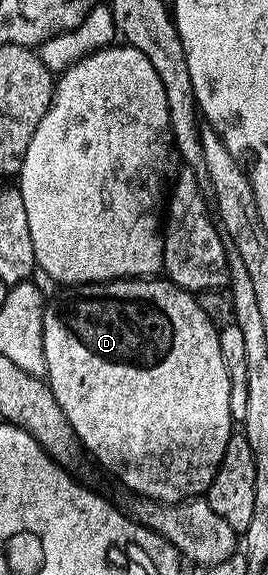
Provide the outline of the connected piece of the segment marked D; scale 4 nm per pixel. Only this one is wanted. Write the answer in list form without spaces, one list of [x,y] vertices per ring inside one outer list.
[[[164,277],[114,279],[106,283],[69,286],[47,300],[42,317],[42,349],[46,353],[47,385],[54,393],[54,401],[58,401],[62,413],[66,413],[66,421],[70,421],[81,448],[87,454],[89,451],[114,478],[121,479],[129,487],[129,492],[163,503],[181,503],[183,499],[194,499],[207,492],[214,481],[214,473],[218,473],[222,453],[226,453],[226,445],[234,434],[234,424],[230,417],[232,382],[226,373],[226,361],[222,361],[219,330],[210,317],[202,313],[193,292],[182,290]]]

